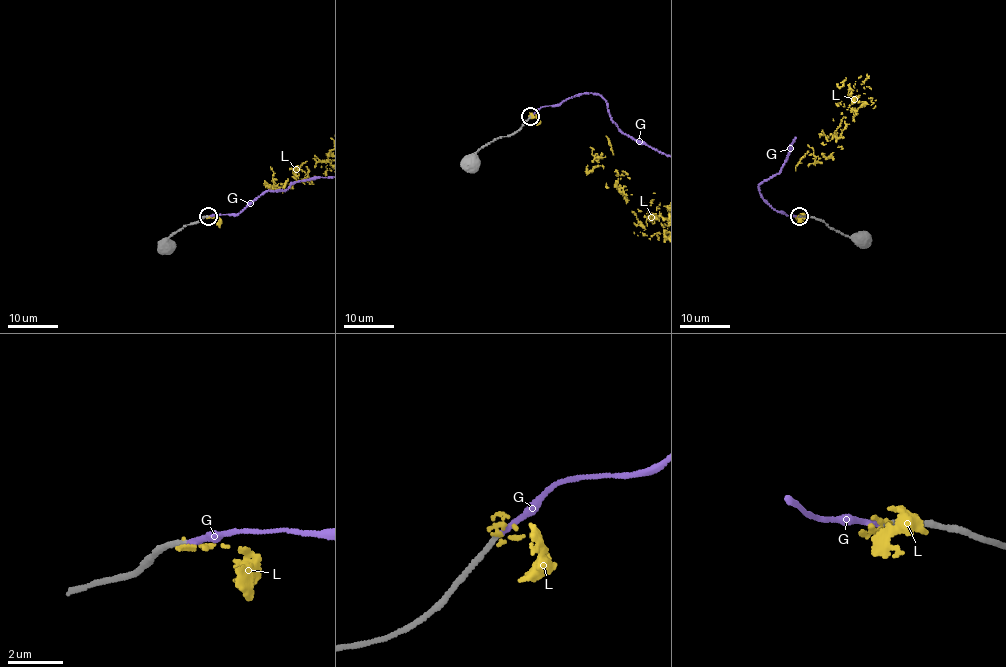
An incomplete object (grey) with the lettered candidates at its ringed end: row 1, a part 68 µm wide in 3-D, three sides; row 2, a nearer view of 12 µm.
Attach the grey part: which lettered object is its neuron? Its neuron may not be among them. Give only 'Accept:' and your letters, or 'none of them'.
Accept: G

